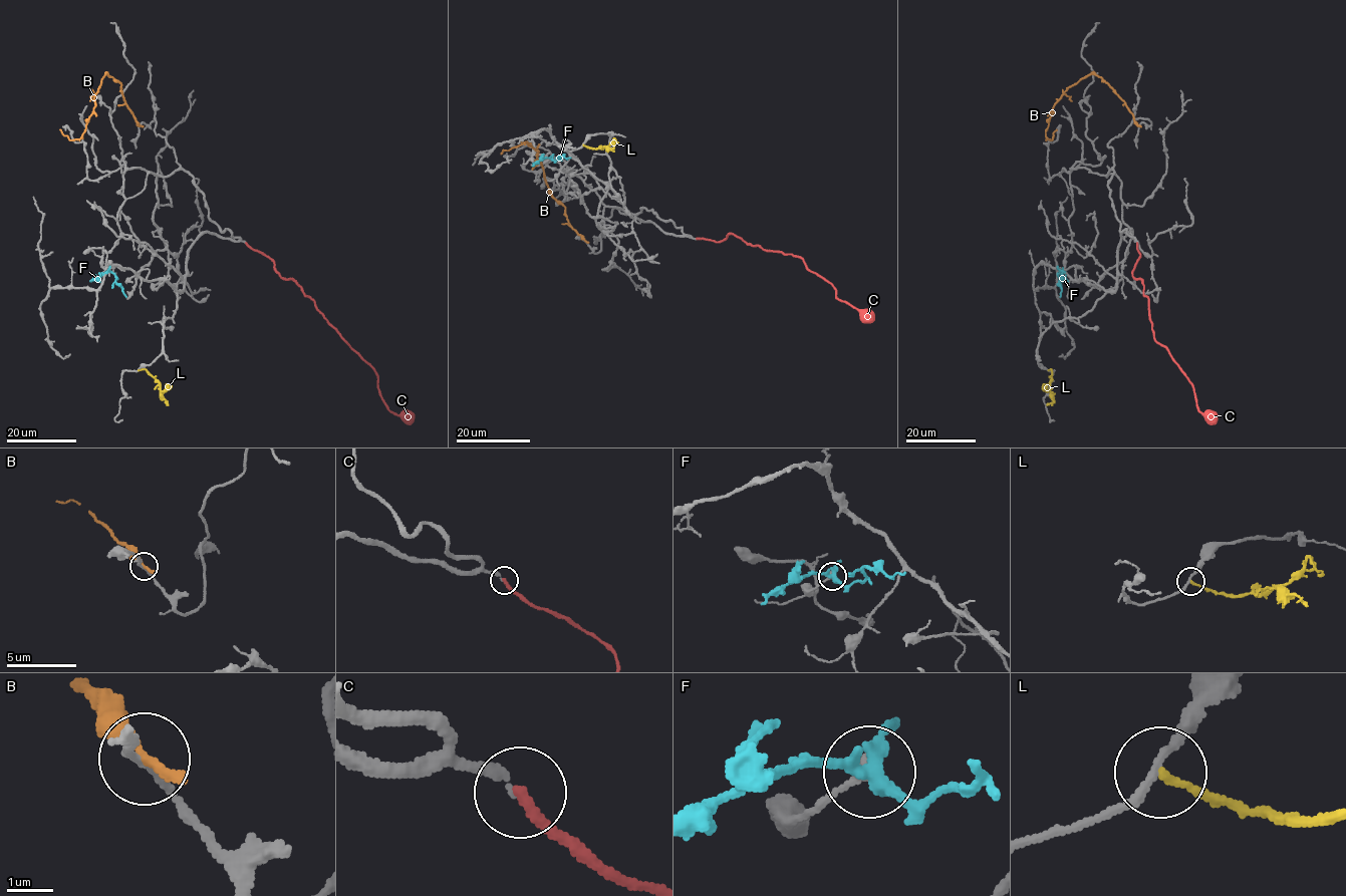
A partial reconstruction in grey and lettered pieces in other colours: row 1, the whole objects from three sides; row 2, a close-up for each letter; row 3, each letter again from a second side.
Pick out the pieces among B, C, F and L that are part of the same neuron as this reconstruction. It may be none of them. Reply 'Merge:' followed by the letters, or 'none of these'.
Merge: C

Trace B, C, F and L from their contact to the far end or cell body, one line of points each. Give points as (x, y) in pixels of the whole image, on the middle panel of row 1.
B: (585, 241), (569, 225), (565, 208), (552, 196), (543, 168), (537, 160), (538, 152), (523, 141), (501, 154)
C: (697, 238), (721, 242), (733, 234), (766, 250), (798, 256), (832, 284), (838, 299), (873, 320)
F: (551, 159), (570, 158)
L: (583, 144), (612, 150), (615, 142)

